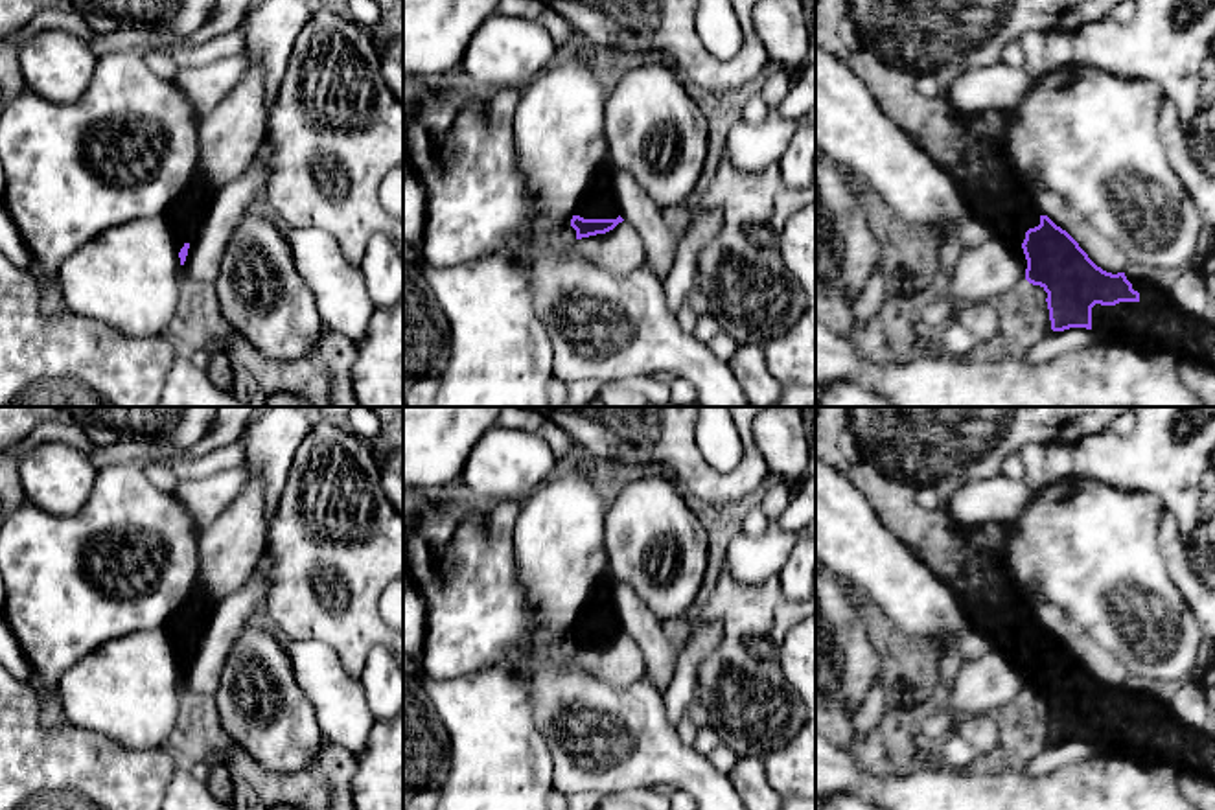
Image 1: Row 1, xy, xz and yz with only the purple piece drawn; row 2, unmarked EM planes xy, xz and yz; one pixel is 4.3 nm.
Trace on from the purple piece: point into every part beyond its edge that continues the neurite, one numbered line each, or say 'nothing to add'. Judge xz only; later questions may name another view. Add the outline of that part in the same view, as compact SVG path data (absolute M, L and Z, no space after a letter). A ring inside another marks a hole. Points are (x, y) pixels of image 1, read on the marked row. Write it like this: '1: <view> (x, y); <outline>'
1: xz (599, 203); M604 166L591 180L574 215L584 219L617 219L619 210L611 186L611 166Z

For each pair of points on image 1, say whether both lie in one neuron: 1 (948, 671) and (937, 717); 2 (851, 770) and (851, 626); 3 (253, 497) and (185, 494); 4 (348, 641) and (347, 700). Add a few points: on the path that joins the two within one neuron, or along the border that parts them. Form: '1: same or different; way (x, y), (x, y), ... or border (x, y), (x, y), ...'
1: different; border (963, 663), (954, 683), (939, 694)
2: different; border (834, 744), (856, 750)
3: different; border (247, 470), (243, 488), (205, 525)
4: different; border (315, 641), (324, 641), (341, 663), (359, 676)

